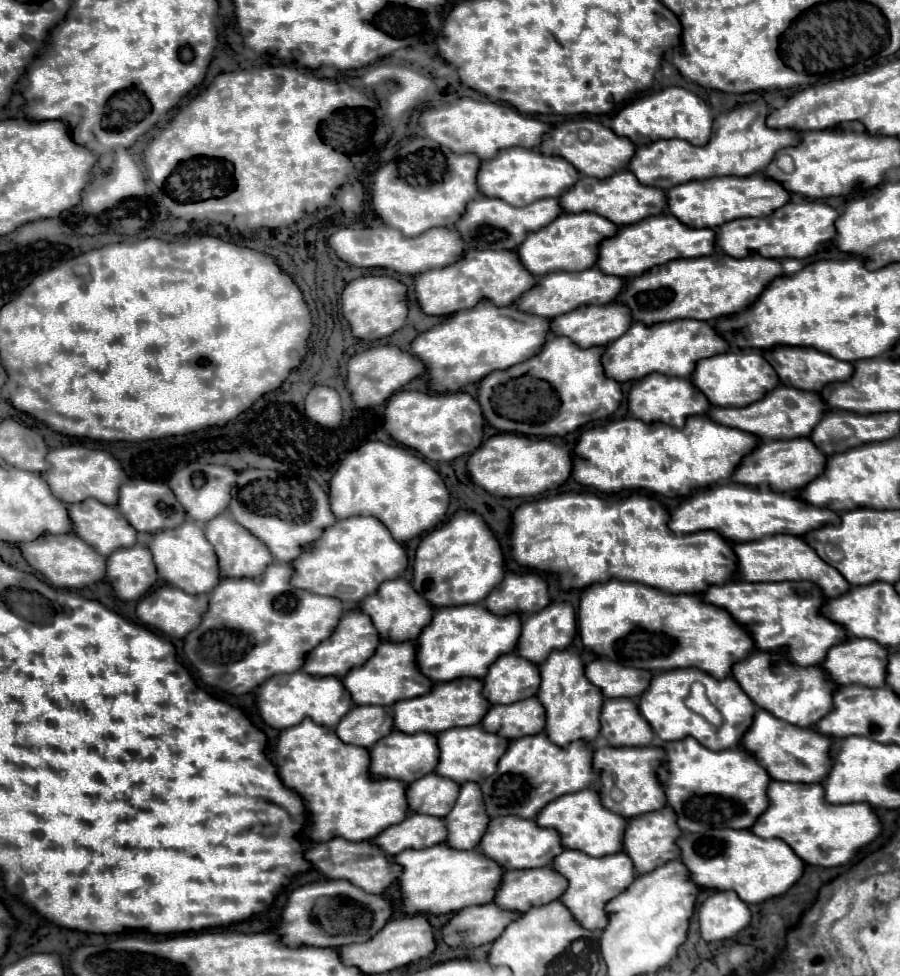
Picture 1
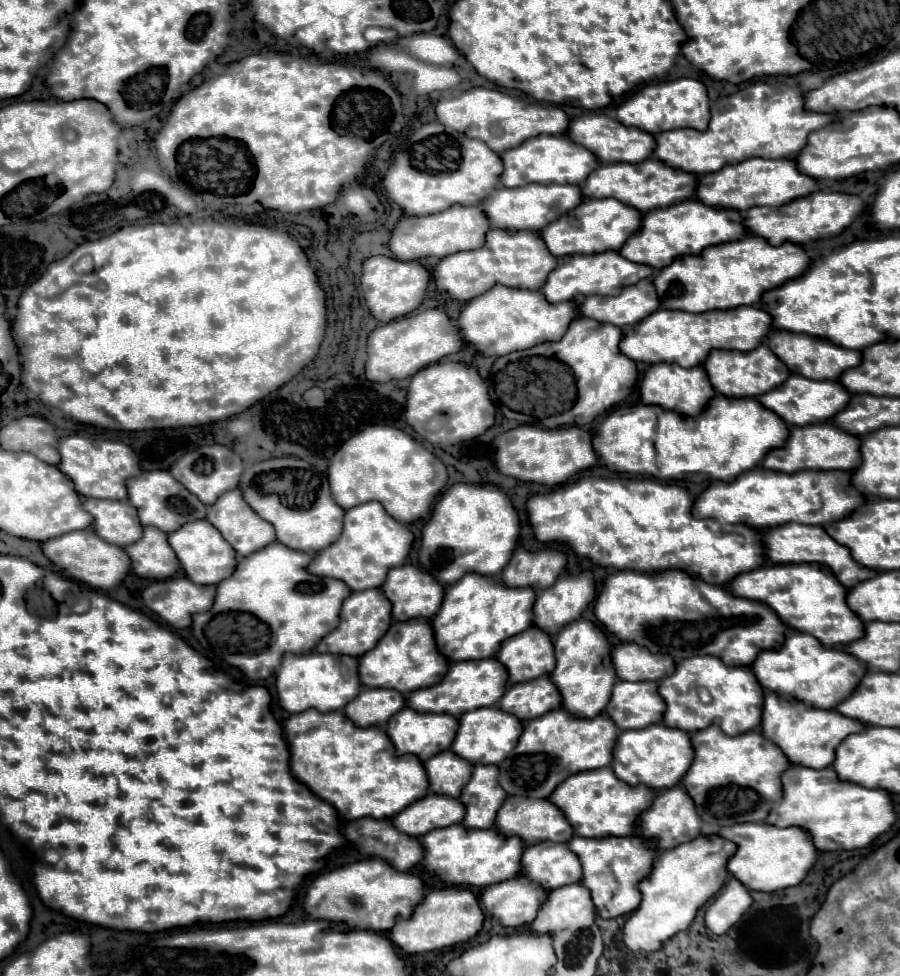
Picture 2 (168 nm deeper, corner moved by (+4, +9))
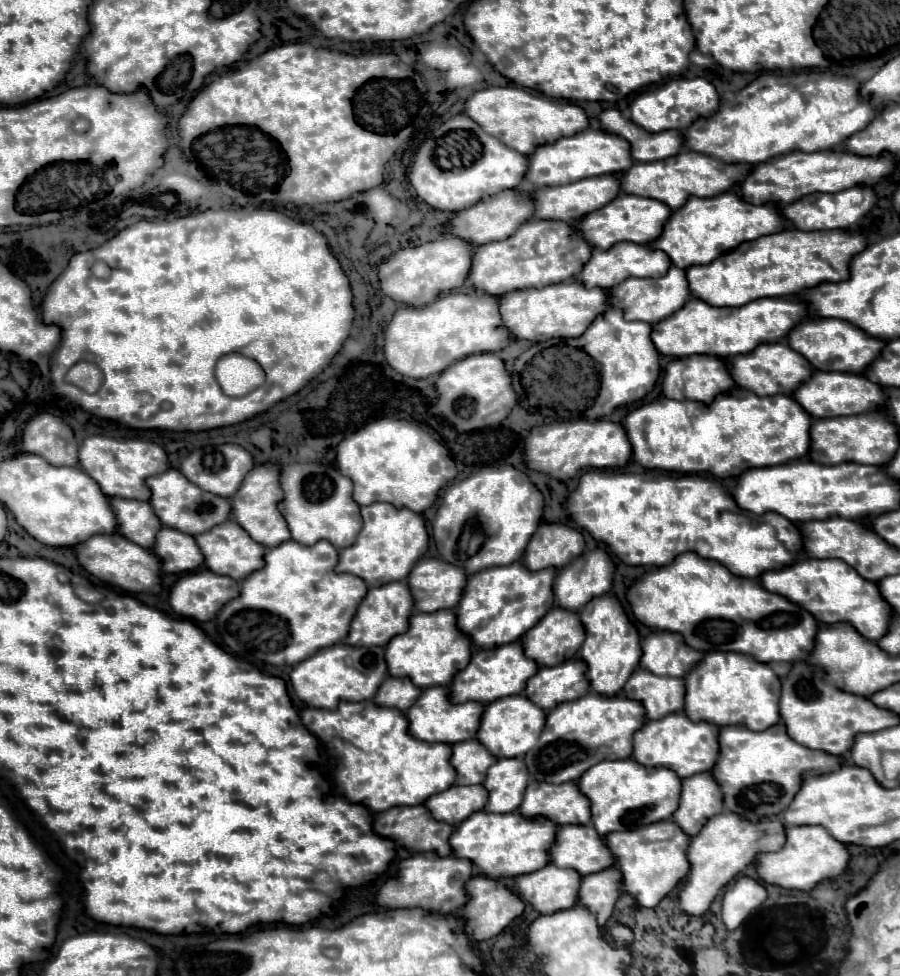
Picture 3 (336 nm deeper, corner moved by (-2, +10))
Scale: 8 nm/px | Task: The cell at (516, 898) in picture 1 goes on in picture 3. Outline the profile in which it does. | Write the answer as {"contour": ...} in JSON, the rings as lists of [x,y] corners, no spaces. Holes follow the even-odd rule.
{"contour":[[[590,824],[560,826],[556,844],[550,850],[552,862],[560,868],[574,868],[582,876],[610,868],[616,858],[606,846],[604,838]]]}

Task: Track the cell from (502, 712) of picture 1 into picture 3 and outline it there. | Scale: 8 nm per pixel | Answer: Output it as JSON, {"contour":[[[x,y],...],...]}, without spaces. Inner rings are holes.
{"contour":[[[574,656],[558,666],[540,668],[526,684],[524,694],[544,710],[552,710],[560,702],[570,702],[582,698],[590,690],[590,680],[586,678],[586,664],[582,658]]]}

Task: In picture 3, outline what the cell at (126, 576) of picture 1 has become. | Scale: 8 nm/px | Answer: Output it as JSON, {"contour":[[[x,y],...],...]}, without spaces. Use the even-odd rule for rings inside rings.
{"contour":[[[162,528],[152,550],[164,560],[162,568],[168,574],[190,572],[204,564],[204,554],[200,552],[194,536],[174,528]]]}

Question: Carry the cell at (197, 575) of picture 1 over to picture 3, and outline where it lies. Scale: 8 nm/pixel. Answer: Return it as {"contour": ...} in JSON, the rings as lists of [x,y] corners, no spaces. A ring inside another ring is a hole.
{"contour":[[[228,520],[220,526],[214,526],[212,530],[198,534],[196,542],[206,558],[206,568],[214,570],[216,574],[230,574],[230,578],[238,578],[244,580],[248,574],[260,570],[264,566],[264,552],[266,548],[258,542],[254,542],[246,530],[242,530],[242,526],[238,526],[234,520]]]}

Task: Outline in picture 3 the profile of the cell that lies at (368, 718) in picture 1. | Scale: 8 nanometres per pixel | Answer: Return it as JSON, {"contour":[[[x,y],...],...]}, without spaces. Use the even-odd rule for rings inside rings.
{"contour":[[[388,676],[378,694],[374,696],[376,704],[380,706],[390,706],[390,708],[398,708],[400,712],[406,712],[414,702],[416,698],[420,696],[420,688],[412,684],[410,678],[394,678],[394,676]]]}

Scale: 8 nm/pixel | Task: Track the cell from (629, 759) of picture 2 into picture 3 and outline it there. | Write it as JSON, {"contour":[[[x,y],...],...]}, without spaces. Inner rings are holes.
{"contour":[[[684,712],[668,714],[660,720],[648,720],[640,732],[634,736],[634,754],[632,758],[644,766],[666,766],[672,768],[680,778],[692,774],[708,772],[714,768],[720,754],[718,744],[718,726],[710,722],[692,722]]]}

